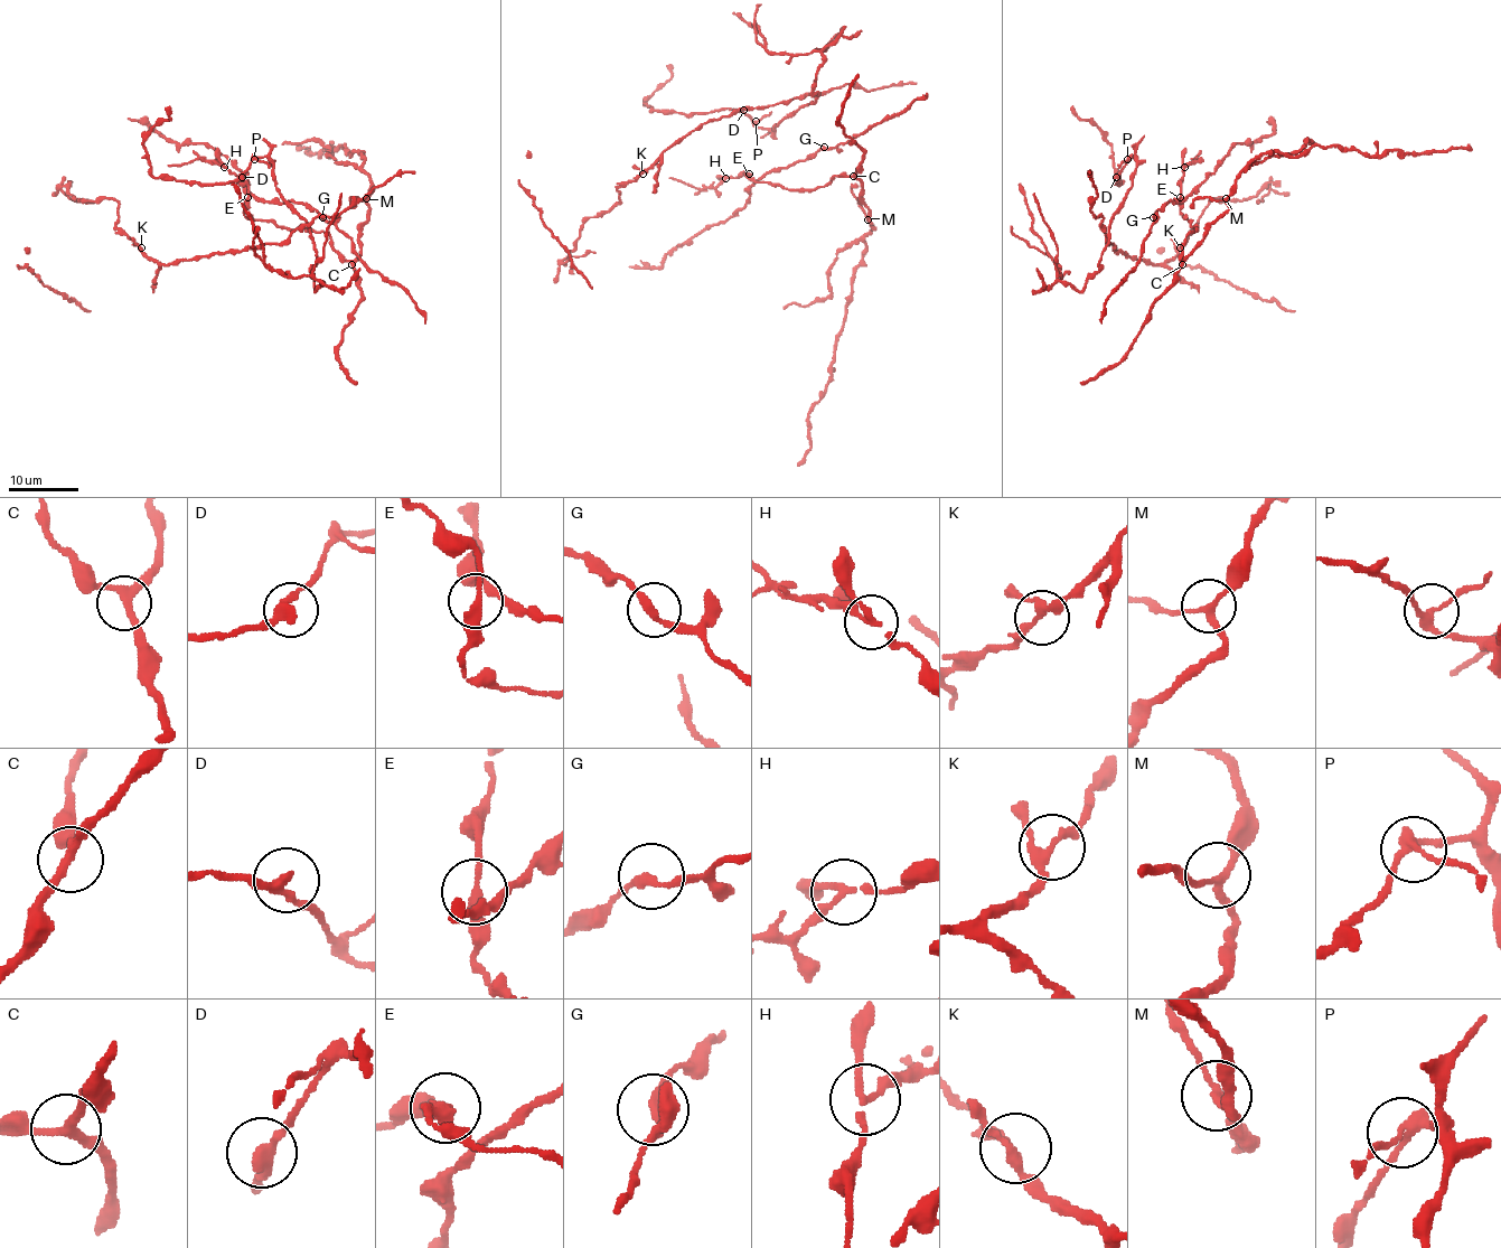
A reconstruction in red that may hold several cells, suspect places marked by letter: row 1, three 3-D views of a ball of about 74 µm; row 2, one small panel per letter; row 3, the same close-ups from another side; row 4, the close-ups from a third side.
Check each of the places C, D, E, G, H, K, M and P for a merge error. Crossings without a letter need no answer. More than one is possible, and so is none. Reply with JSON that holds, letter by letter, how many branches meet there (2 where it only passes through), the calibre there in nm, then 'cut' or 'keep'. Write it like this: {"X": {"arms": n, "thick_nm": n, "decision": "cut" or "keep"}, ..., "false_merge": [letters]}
{"C": {"arms": 3, "thick_nm": 240, "decision": "keep"}, "D": {"arms": 2, "thick_nm": 320, "decision": "keep"}, "E": {"arms": 3, "thick_nm": 240, "decision": "keep"}, "G": {"arms": 2, "thick_nm": 240, "decision": "keep"}, "H": {"arms": 3, "thick_nm": 170, "decision": "cut"}, "K": {"arms": 3, "thick_nm": 240, "decision": "keep"}, "M": {"arms": 3, "thick_nm": 200, "decision": "keep"}, "P": {"arms": 3, "thick_nm": 240, "decision": "keep"}, "false_merge": ["H"]}

